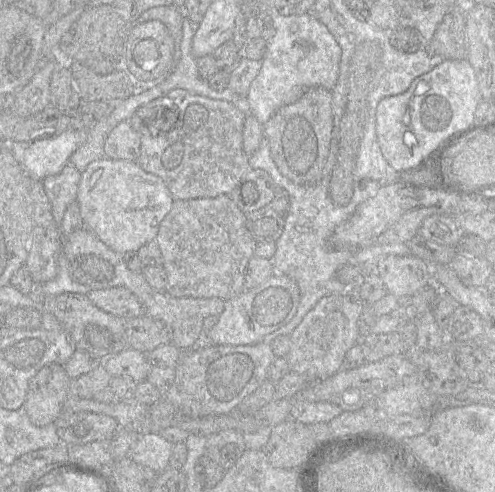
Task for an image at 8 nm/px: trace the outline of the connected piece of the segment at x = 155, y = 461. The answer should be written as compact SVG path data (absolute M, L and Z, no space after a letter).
M148 433L139 437L129 457L143 466L161 473L169 467L174 444L158 433Z

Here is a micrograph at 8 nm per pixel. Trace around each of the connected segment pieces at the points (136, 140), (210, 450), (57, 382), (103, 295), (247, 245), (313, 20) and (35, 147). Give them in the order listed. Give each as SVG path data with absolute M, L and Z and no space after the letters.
M122 121L108 134L104 143L105 157L137 161L140 156L141 139L129 121Z
M223 430L206 439L206 455L226 471L246 450L243 433Z
M59 364L44 366L31 378L24 407L33 425L44 427L56 421L70 397L70 382L71 378Z
M125 287L90 290L86 296L97 308L123 319L146 315L137 297Z
M230 195L215 198L174 200L171 211L161 222L156 241L163 256L167 275L165 293L176 298L220 298L227 301L245 291L245 271L257 242L247 228L246 214Z
M264 11L252 18L271 20L275 28L275 35L268 42L267 52L261 61L261 69L246 96L250 105L250 114L264 126L281 107L295 103L307 90L324 87L332 91L338 80L342 51L334 36L314 13L285 16L278 11Z
M68 129L61 134L27 143L23 154L23 167L32 179L43 180L62 171L74 151L84 142L86 130Z

